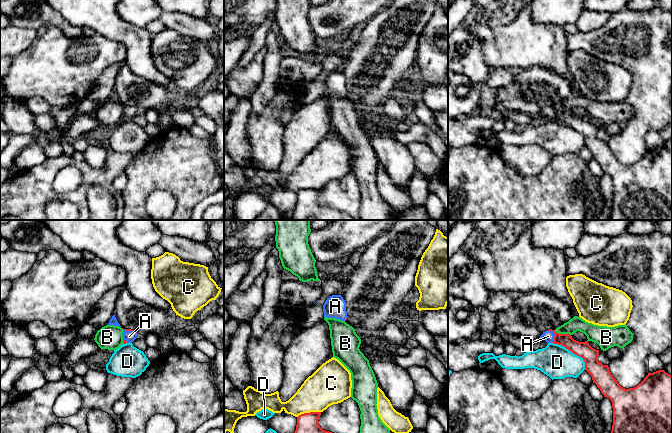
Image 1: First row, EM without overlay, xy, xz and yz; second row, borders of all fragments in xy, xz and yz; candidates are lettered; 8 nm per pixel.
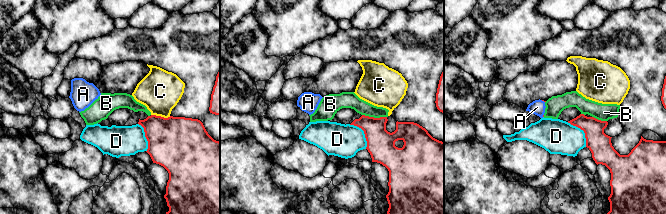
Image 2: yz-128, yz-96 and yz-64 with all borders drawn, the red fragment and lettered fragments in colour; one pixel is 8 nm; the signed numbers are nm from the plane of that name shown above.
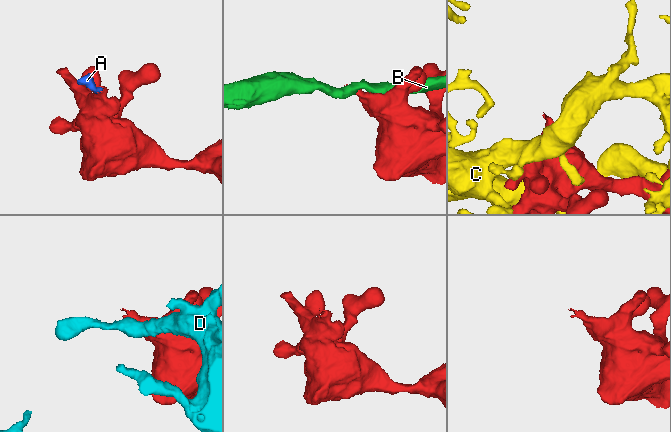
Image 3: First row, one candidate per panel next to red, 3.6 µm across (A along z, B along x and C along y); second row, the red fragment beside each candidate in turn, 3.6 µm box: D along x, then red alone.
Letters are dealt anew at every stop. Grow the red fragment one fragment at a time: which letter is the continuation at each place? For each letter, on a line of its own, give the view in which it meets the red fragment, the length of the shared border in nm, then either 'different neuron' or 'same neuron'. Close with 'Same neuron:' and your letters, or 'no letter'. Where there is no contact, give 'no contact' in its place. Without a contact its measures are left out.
A: yz | 110 nm | same neuron
B: yz | 140 nm | different neuron
C: xz | 200 nm | different neuron
D: yz | 340 nm | different neuron
Same neuron: A

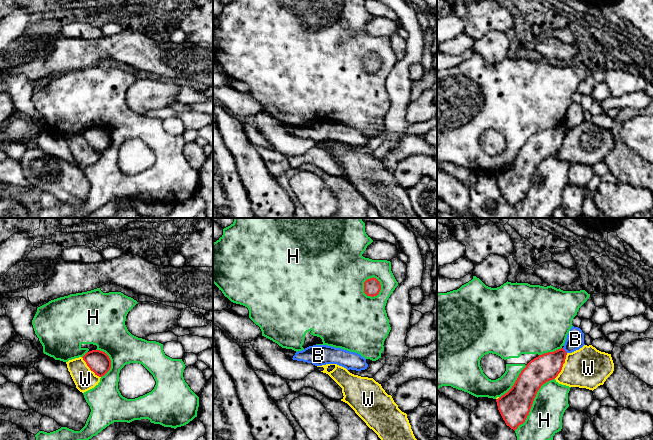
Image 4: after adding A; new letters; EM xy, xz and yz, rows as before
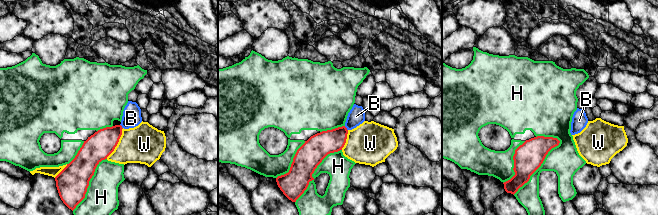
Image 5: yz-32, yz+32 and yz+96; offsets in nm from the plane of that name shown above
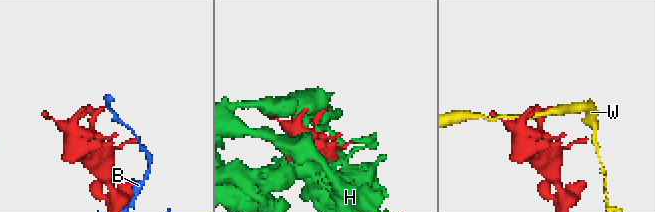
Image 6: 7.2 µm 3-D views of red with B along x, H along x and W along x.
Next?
B: yz | 60 nm | different neuron
H: yz | 550 nm | different neuron
W: yz | 240 nm | different neuron
Same neuron: no letter

